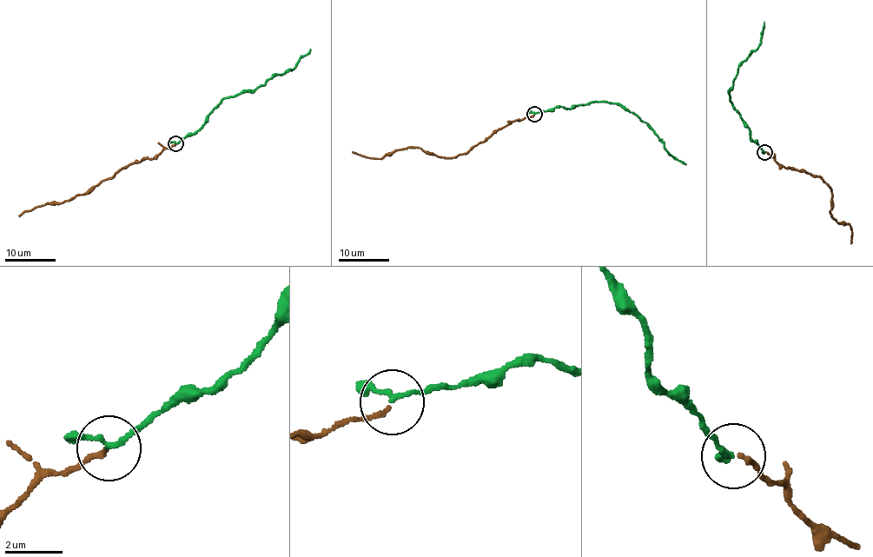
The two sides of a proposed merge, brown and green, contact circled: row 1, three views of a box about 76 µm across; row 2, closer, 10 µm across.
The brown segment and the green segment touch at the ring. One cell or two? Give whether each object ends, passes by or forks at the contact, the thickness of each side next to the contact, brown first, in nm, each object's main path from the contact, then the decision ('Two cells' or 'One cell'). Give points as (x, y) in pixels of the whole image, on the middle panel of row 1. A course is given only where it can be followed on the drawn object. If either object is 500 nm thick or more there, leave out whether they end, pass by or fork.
At the ring brown ends. At the ring green passes by. Thickness 160 nm (brown) against 150 nm. Course of brown: (534, 114), (499, 128), (466, 152), (453, 157), (426, 153), (419, 148), (395, 150), (375, 159), (352, 152). Course of green: (534, 114), (558, 107), (569, 109), (598, 102), (615, 102), (632, 111), (649, 125), (664, 147), (685, 164). One cell

